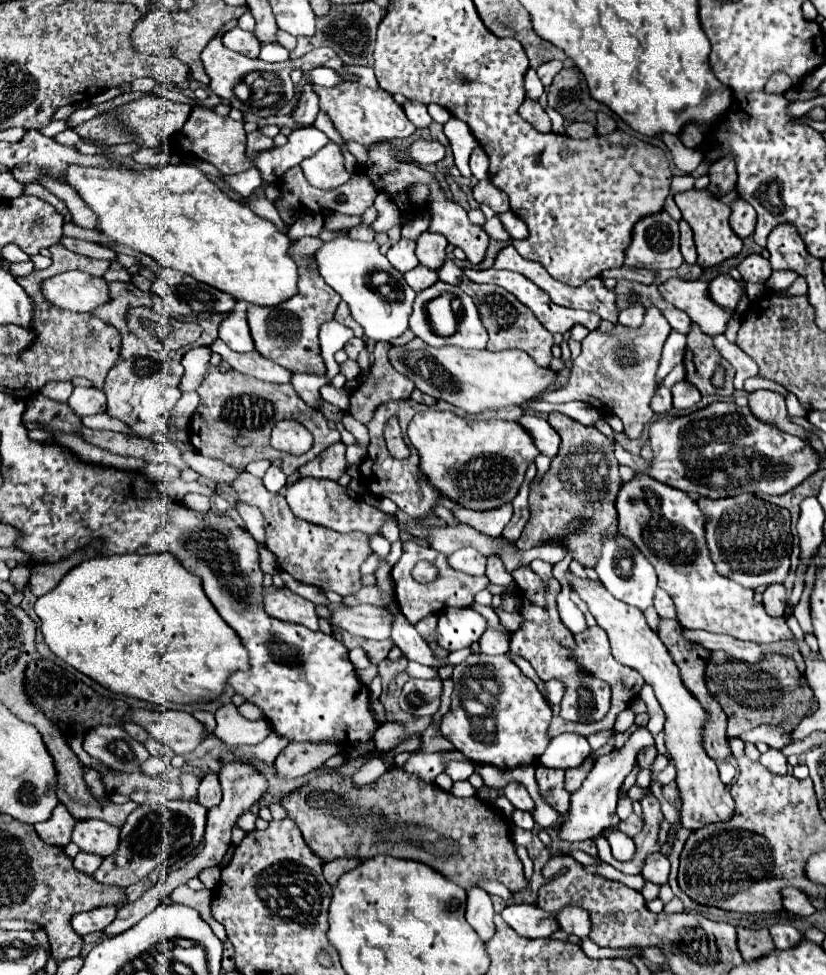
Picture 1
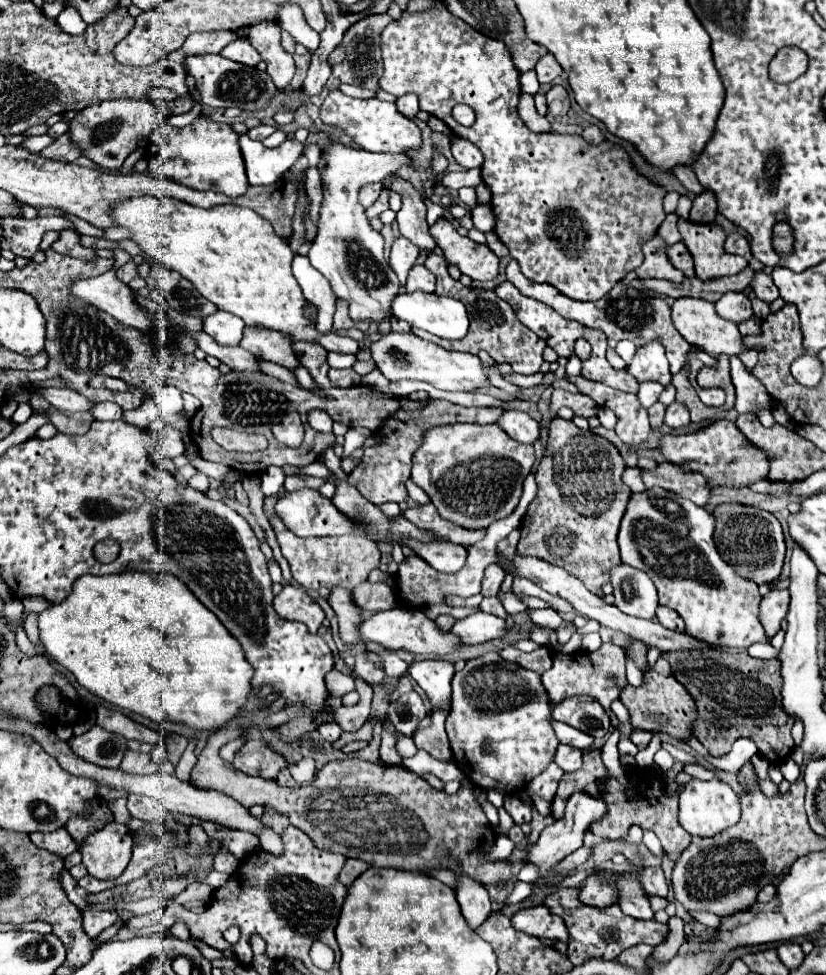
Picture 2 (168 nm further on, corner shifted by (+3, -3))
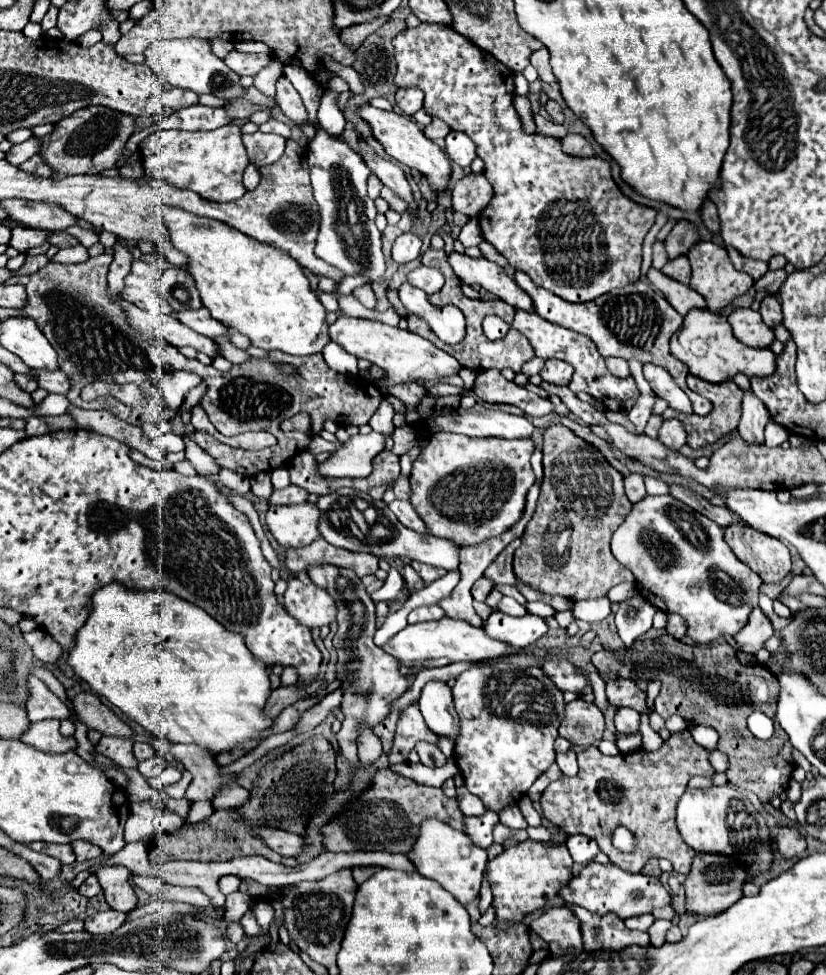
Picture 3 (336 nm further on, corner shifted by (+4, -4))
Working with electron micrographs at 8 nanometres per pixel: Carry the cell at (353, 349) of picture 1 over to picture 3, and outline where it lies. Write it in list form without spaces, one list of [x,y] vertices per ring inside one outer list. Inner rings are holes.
[[[163,206],[159,210],[159,218],[167,224],[171,244],[189,258],[185,270],[195,280],[195,286],[201,294],[201,302],[205,308],[209,308],[213,318],[249,336],[253,346],[259,346],[267,352],[281,350],[287,354],[309,356],[309,354],[319,354],[331,342],[325,322],[325,308],[311,292],[309,280],[301,272],[301,266],[287,252],[257,242],[255,238],[241,234],[237,228],[227,226],[225,222],[193,216],[191,212],[185,212],[181,208]]]

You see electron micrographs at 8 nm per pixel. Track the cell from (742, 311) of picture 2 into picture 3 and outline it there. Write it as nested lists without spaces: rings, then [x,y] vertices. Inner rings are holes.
[[[733,308],[727,316],[727,322],[733,328],[733,334],[747,346],[769,348],[773,342],[771,328],[761,320],[761,314],[751,308]]]

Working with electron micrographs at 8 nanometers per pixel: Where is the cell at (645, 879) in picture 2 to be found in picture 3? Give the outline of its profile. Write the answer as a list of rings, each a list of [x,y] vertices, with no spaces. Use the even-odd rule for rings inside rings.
[[[589,862],[577,876],[571,878],[567,886],[559,890],[559,896],[563,896],[565,902],[577,904],[593,914],[617,914],[619,918],[631,918],[637,914],[647,914],[655,908],[663,908],[669,904],[671,896],[667,888],[661,884],[657,876],[645,876],[645,874],[633,874],[625,872],[615,864],[599,864],[599,862]]]

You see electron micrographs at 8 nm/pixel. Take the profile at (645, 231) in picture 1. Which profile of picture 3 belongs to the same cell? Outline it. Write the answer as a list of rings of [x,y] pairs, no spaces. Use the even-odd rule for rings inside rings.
[[[651,266],[649,272],[647,272],[647,278],[649,278],[649,282],[651,282],[655,288],[659,288],[659,290],[663,292],[663,296],[667,298],[667,302],[669,302],[679,314],[685,316],[685,314],[689,312],[689,308],[707,308],[707,304],[705,304],[705,300],[701,298],[701,294],[697,294],[693,288],[689,288],[689,286],[673,280],[673,278],[669,278],[669,276],[663,274],[661,270],[657,270],[657,268]]]

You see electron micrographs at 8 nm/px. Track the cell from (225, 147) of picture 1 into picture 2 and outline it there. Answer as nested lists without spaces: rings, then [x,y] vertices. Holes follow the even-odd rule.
[[[198,117],[188,127],[160,125],[158,131],[152,133],[150,145],[146,147],[146,161],[150,173],[178,181],[190,189],[218,191],[228,197],[242,197],[248,189],[238,133],[228,123]]]

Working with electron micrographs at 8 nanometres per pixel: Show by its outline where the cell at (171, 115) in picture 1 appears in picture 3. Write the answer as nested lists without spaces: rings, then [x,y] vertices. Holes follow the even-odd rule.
[[[87,106],[57,122],[55,130],[49,136],[43,136],[41,154],[47,158],[47,164],[53,166],[55,178],[63,178],[65,174],[99,174],[115,168],[123,158],[125,146],[135,128],[135,118],[129,114],[105,106]]]

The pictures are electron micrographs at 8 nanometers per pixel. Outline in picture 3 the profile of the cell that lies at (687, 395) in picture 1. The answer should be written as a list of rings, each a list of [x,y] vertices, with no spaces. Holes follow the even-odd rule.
[[[671,418],[671,420],[663,422],[663,426],[659,430],[659,440],[665,446],[669,446],[671,450],[679,450],[687,442],[687,432],[679,420]]]

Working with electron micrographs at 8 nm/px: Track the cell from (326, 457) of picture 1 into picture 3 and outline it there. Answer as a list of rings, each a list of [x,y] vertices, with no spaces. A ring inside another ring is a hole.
[[[289,484],[283,490],[273,490],[273,494],[269,496],[269,504],[299,504],[299,502],[305,502],[307,498],[309,498],[309,492]]]

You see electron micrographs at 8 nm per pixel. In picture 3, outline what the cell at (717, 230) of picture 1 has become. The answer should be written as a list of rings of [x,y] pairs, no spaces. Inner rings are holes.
[[[703,240],[697,242],[689,250],[687,258],[689,258],[691,268],[693,268],[691,288],[697,290],[705,298],[709,310],[713,310],[713,312],[719,312],[723,306],[731,304],[731,300],[735,296],[745,294],[753,286],[753,278],[749,278],[749,274],[745,274],[745,272],[735,270],[733,264],[731,264],[731,260],[727,258],[727,250],[721,248],[721,246],[717,246],[717,244],[713,244],[713,242],[703,242]]]

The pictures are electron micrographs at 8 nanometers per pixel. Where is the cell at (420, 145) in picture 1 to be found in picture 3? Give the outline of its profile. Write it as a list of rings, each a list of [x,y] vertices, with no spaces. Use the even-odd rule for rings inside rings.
[[[317,128],[315,138],[309,142],[307,158],[311,168],[311,186],[313,186],[315,202],[319,206],[319,234],[315,244],[315,256],[339,268],[345,276],[365,276],[371,280],[371,284],[379,282],[385,274],[385,258],[381,252],[381,232],[375,226],[375,214],[377,214],[375,204],[367,196],[367,178],[371,174],[369,166],[343,140],[329,136],[323,128]]]

